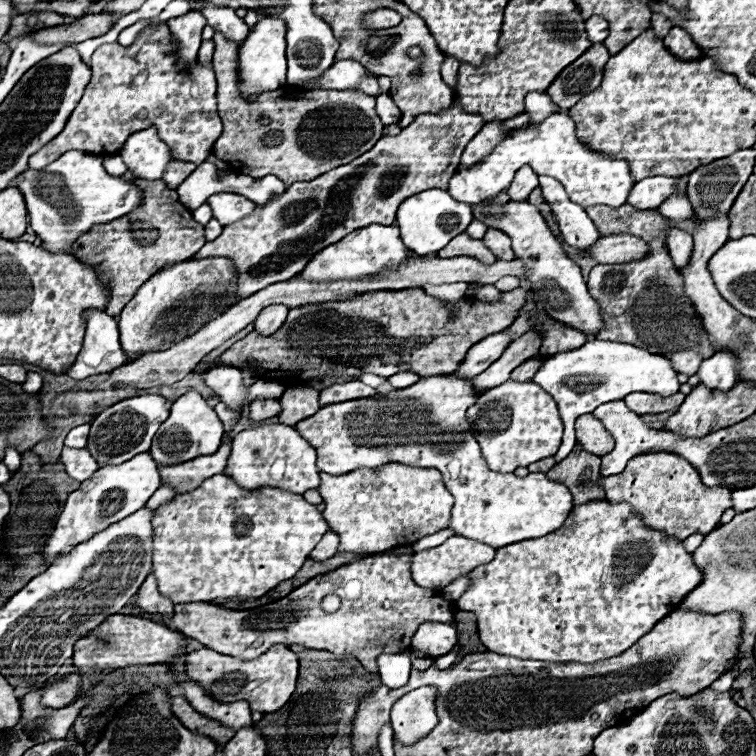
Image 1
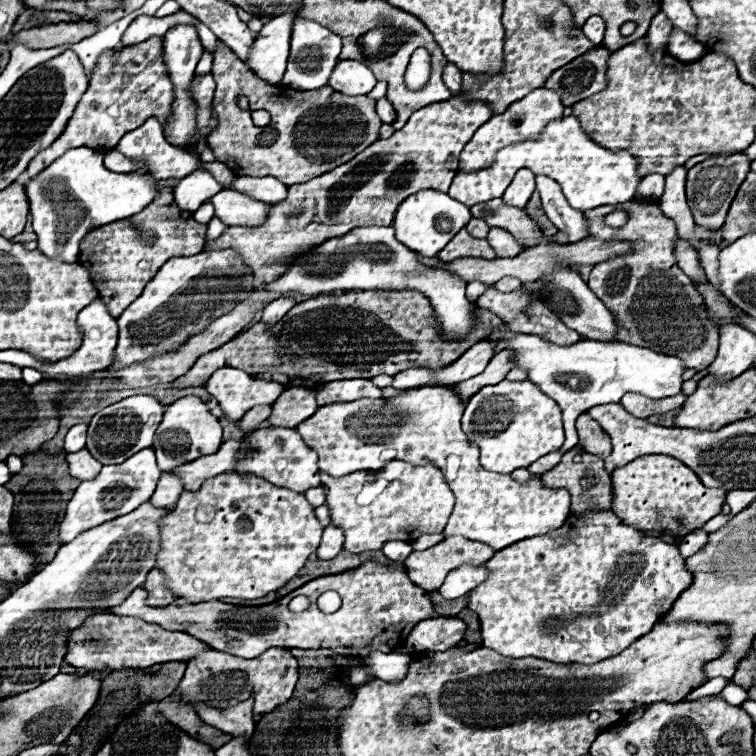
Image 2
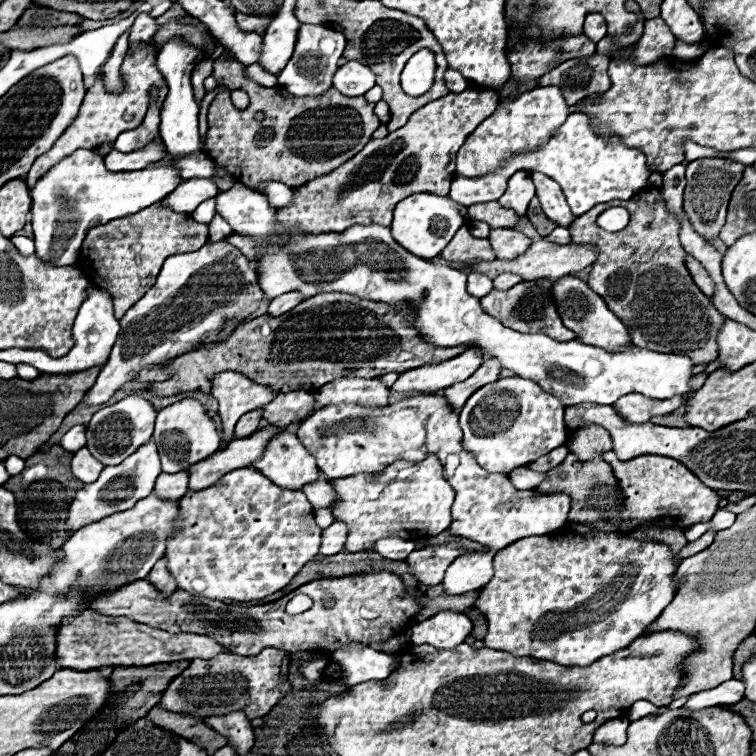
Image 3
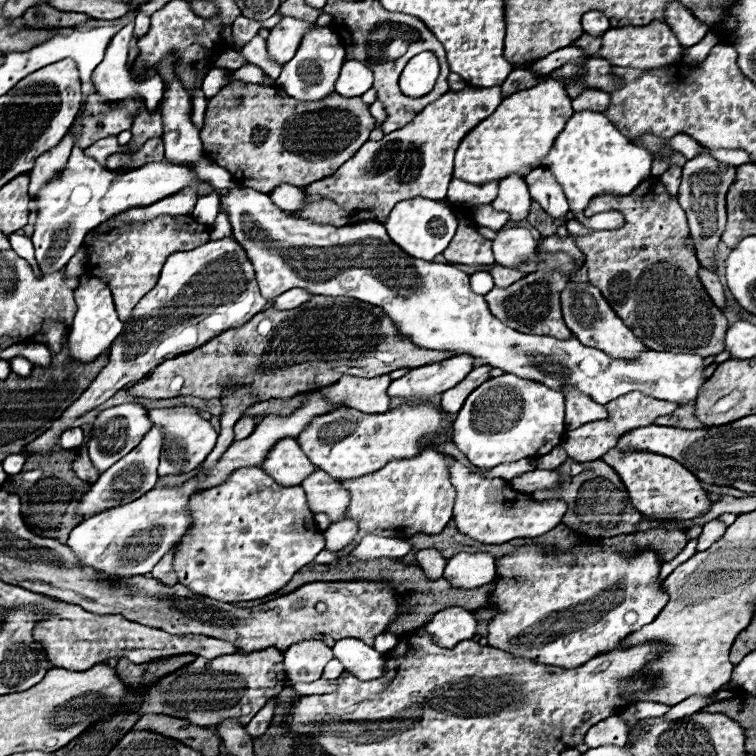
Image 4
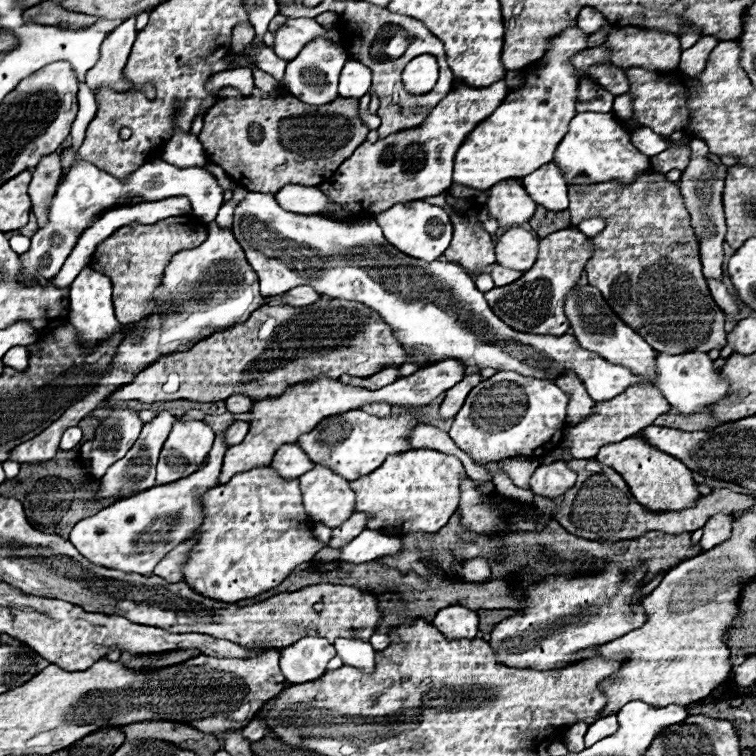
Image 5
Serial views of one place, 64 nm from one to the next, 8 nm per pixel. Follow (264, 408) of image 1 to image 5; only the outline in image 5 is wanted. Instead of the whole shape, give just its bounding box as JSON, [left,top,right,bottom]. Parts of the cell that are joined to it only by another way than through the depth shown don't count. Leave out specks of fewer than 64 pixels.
[224,422,248,446]

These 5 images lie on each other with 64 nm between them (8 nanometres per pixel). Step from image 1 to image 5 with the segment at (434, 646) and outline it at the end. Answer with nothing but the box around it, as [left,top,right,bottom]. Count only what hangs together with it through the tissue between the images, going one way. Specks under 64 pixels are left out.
[432,606,478,638]

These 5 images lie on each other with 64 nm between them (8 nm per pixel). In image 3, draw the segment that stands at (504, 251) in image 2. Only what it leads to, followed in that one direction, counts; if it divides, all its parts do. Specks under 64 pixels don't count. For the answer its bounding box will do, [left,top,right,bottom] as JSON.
[490,228,532,260]

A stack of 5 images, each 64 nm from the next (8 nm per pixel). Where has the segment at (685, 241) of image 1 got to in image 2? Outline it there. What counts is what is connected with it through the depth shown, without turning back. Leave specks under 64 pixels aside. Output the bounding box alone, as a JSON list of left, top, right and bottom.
[676,238,704,282]

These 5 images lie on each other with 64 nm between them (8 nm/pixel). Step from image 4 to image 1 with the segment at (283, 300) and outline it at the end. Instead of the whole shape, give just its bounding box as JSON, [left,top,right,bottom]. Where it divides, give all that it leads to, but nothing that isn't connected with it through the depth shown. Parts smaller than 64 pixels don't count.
[254,304,288,336]

